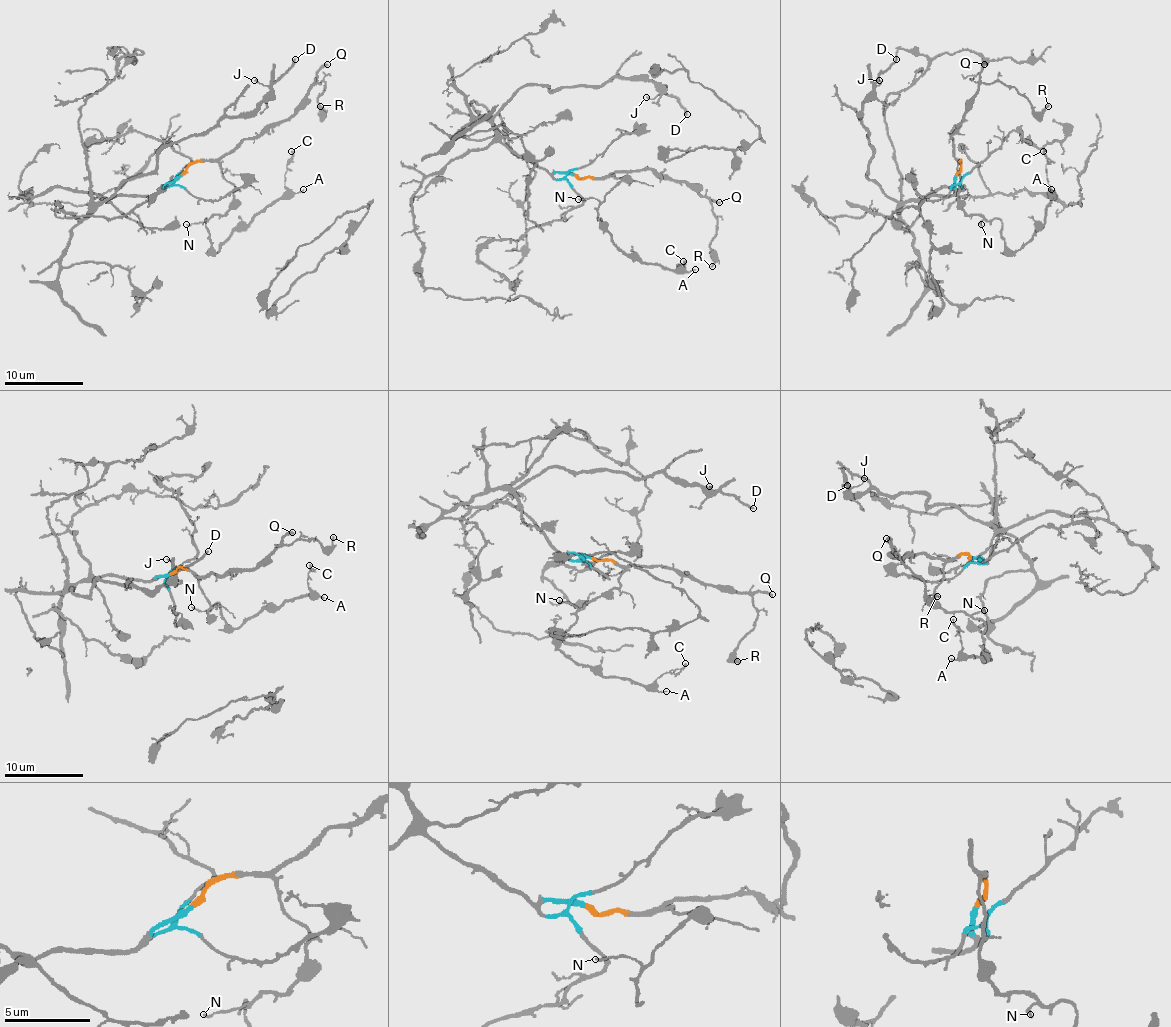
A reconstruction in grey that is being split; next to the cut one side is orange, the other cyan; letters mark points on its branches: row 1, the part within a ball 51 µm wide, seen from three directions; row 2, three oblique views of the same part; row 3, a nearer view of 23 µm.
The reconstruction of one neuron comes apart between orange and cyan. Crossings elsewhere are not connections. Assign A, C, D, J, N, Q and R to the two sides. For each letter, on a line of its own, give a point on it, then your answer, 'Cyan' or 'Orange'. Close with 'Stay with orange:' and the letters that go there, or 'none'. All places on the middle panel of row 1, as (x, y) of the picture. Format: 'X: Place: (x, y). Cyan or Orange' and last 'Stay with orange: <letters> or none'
A: Place: (695, 269). Orange
C: Place: (683, 261). Orange
D: Place: (687, 114). Cyan
J: Place: (646, 97). Cyan
N: Place: (578, 199). Orange
Q: Place: (719, 202). Orange
R: Place: (712, 266). Orange
Stay with orange: A, C, N, Q, R

